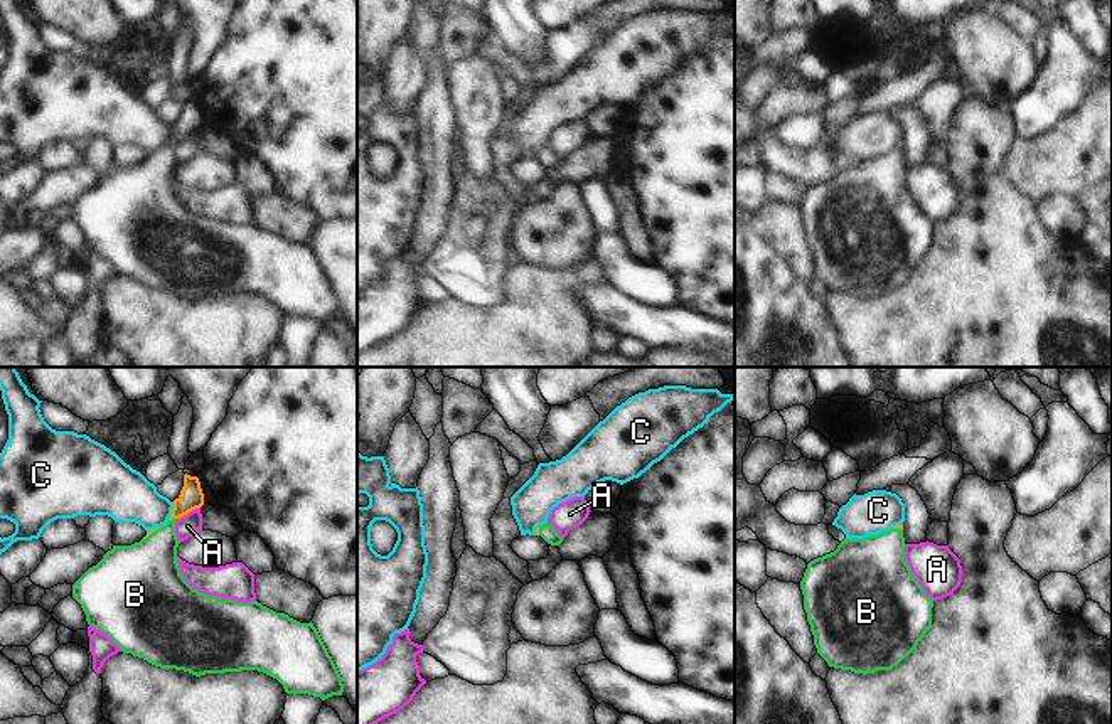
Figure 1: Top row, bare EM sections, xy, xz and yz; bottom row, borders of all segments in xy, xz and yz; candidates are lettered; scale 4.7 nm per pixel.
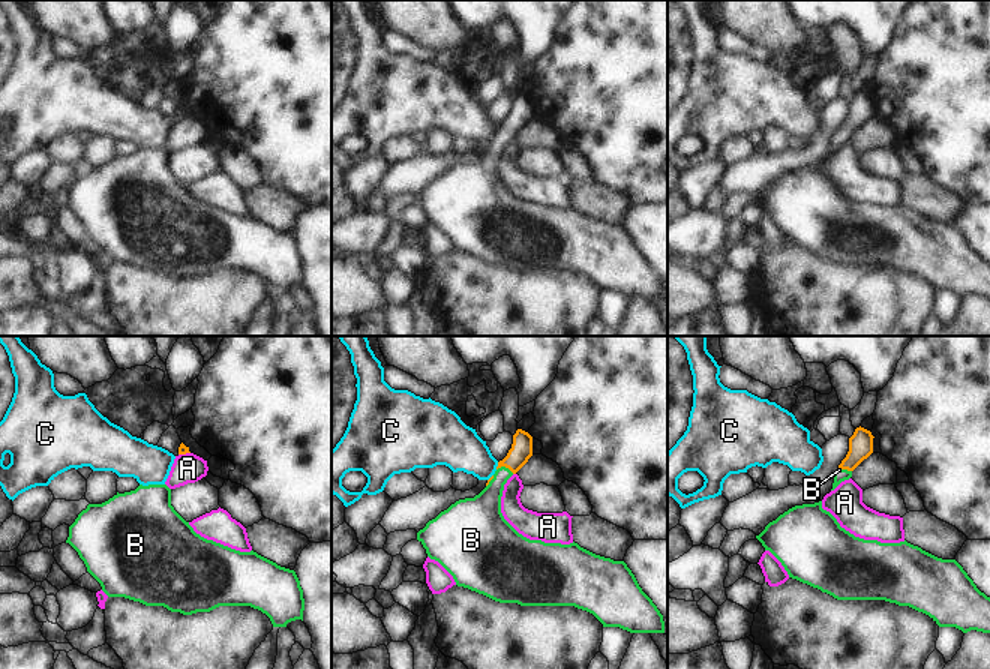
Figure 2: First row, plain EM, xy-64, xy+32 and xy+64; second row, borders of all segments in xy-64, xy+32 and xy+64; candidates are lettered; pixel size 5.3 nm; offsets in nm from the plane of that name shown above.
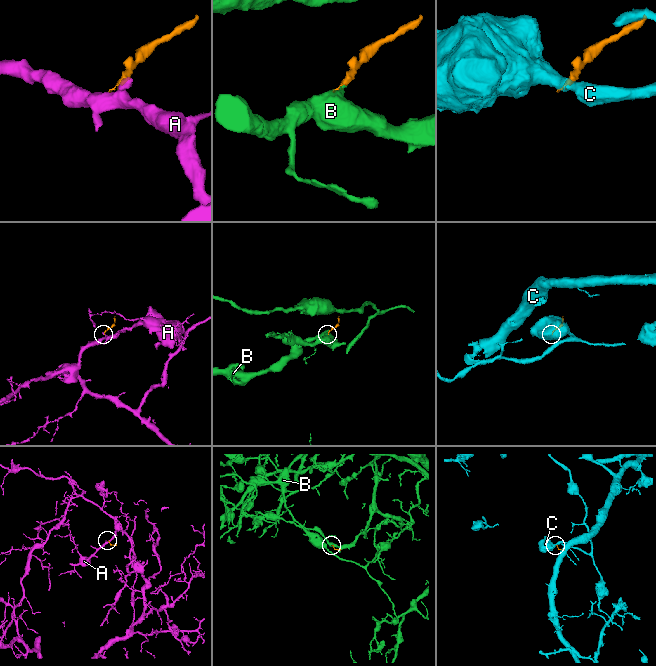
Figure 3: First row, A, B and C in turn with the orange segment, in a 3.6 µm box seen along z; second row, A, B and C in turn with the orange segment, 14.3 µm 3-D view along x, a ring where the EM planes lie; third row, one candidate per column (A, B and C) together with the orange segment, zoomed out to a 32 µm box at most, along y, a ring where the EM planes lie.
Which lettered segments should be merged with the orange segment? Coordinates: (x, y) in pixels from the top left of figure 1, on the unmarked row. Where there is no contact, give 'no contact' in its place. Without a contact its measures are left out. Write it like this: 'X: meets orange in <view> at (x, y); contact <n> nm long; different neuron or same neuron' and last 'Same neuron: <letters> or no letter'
A: meets orange in xy at (187, 135); contact 130 nm long; different neuron
B: meets orange in xy at (172, 140); contact 40 nm long; same neuron
C: meets orange in xy at (172, 133); contact 90 nm long; different neuron
Same neuron: B

